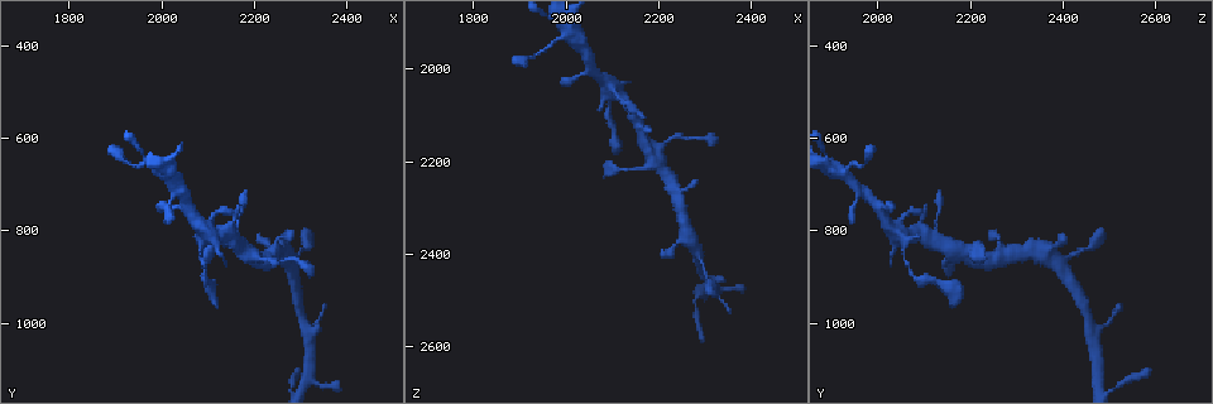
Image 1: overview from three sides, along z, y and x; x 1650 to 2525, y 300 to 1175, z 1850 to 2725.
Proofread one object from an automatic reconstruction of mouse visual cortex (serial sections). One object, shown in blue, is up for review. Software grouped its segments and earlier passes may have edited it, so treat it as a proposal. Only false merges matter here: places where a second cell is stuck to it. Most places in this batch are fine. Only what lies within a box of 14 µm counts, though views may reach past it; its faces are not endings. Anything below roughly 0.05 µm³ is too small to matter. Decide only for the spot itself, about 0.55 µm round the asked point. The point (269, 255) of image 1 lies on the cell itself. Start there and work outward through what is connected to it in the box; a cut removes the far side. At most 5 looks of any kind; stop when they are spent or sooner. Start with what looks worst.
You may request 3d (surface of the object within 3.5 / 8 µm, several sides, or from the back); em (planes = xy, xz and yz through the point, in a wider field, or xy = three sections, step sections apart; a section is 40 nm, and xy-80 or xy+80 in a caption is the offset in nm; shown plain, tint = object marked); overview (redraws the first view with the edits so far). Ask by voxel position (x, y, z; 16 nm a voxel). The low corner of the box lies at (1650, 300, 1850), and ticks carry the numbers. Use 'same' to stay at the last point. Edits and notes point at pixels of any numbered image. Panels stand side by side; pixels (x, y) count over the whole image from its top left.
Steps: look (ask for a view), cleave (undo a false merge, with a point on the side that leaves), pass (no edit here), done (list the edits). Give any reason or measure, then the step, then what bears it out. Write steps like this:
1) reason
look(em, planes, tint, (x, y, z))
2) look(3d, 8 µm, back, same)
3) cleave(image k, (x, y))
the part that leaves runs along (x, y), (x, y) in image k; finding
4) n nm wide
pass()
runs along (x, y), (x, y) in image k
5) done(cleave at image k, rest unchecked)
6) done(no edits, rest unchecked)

abrupt turn
look(3d, 3.5 µm, (2095, 825, 2055))

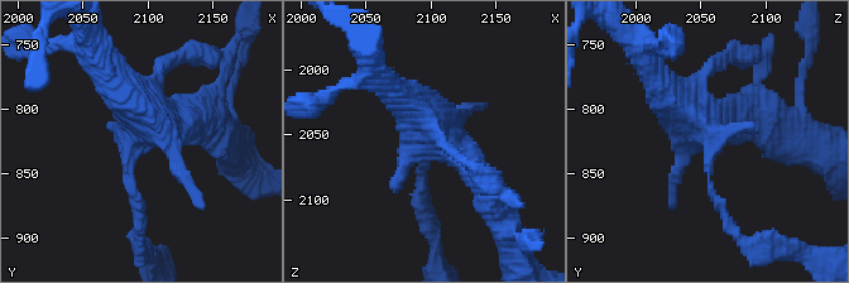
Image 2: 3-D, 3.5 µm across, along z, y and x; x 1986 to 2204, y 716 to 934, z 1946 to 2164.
look(em, xy, step 5, tint, (2090, 820, 2058))

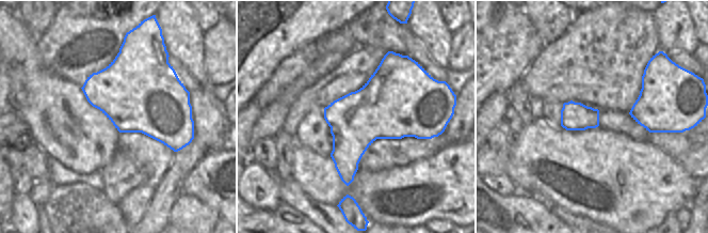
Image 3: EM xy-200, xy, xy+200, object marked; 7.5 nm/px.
another direction
look(em, xy, step 2, tint, same)

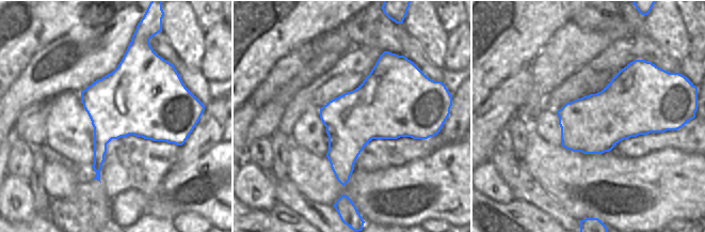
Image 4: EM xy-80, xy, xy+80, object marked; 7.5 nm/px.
pass()
runs along (490, 201), (471, 162), (389, 87) in image 2; all the same cell

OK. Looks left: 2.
sharp bend
look(3d, 3.5 µm, (2040, 710, 1955))

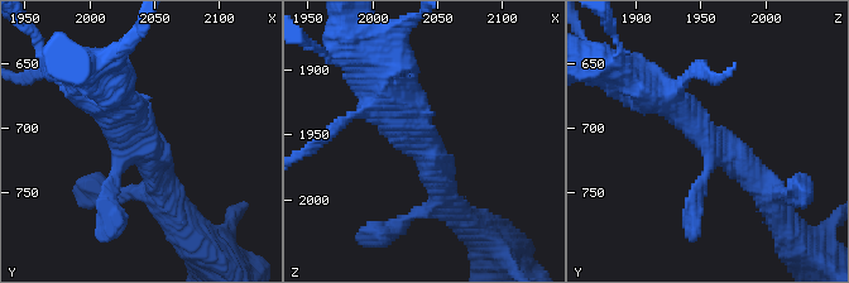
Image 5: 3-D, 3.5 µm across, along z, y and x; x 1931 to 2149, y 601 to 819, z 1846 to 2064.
shape alone is not enough
look(em, xy, step 2, tint, (2034, 708, 1960))

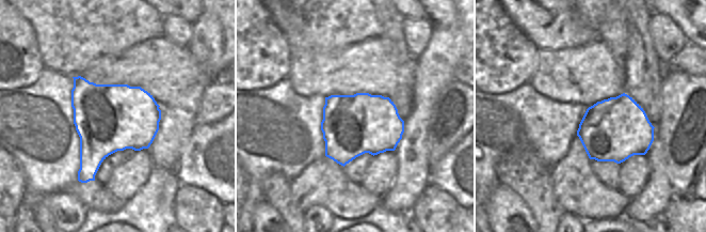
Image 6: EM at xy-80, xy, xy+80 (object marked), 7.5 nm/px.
pass()
runs along (767, 191), (674, 101), (653, 94) in image 5; continuous, no second cell

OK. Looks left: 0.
done(no edits, rest unchecked)

